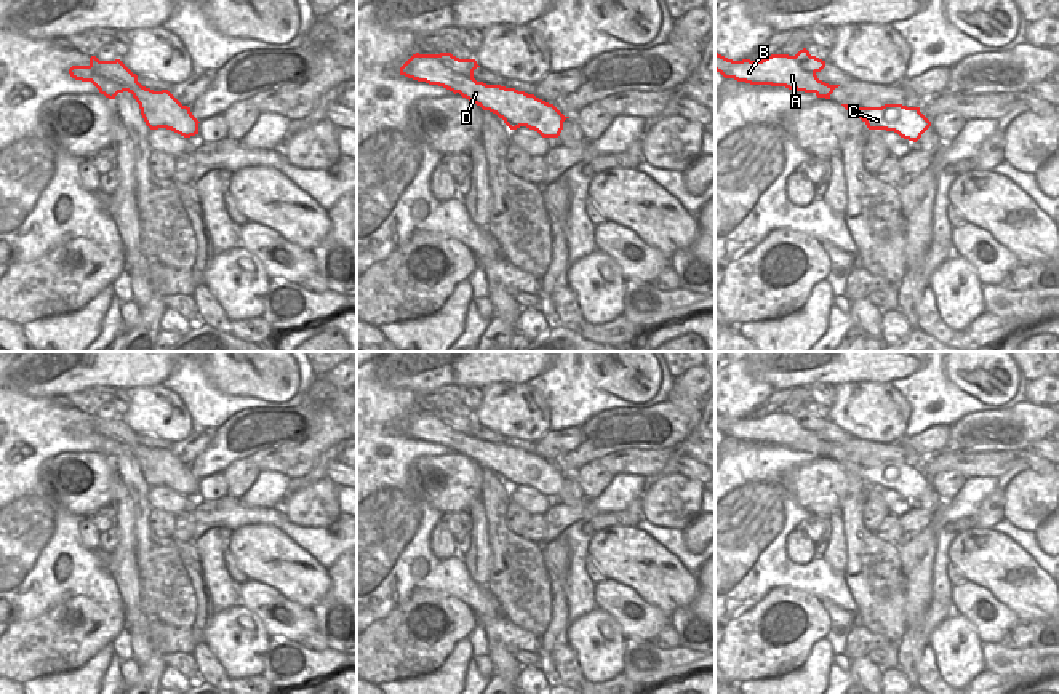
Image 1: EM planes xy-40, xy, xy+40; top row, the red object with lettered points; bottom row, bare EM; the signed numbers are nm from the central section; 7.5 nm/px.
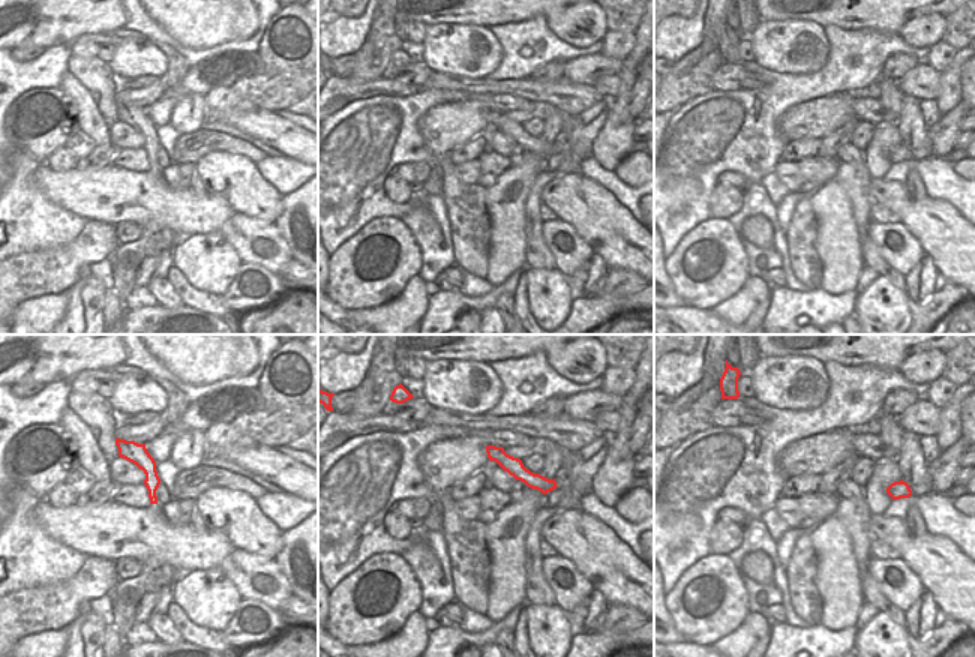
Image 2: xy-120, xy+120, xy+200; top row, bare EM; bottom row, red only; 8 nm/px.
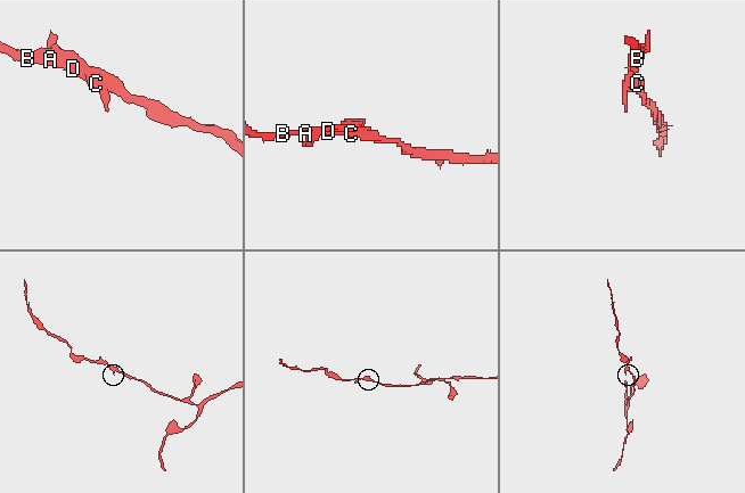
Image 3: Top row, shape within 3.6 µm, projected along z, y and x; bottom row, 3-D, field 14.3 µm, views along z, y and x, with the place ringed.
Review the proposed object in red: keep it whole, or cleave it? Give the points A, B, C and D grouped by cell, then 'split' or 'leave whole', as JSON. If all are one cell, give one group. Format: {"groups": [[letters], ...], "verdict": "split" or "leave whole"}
{"groups": [["A", "B", "C", "D"]], "verdict": "leave whole"}

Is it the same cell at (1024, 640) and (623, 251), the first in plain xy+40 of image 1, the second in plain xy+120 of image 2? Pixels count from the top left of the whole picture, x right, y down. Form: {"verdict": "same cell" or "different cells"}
{"verdict": "different cells"}

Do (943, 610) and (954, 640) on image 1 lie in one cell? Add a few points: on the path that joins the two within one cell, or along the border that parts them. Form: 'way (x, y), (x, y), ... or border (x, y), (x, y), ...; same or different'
border (949, 614), (931, 632), (927, 643); different

